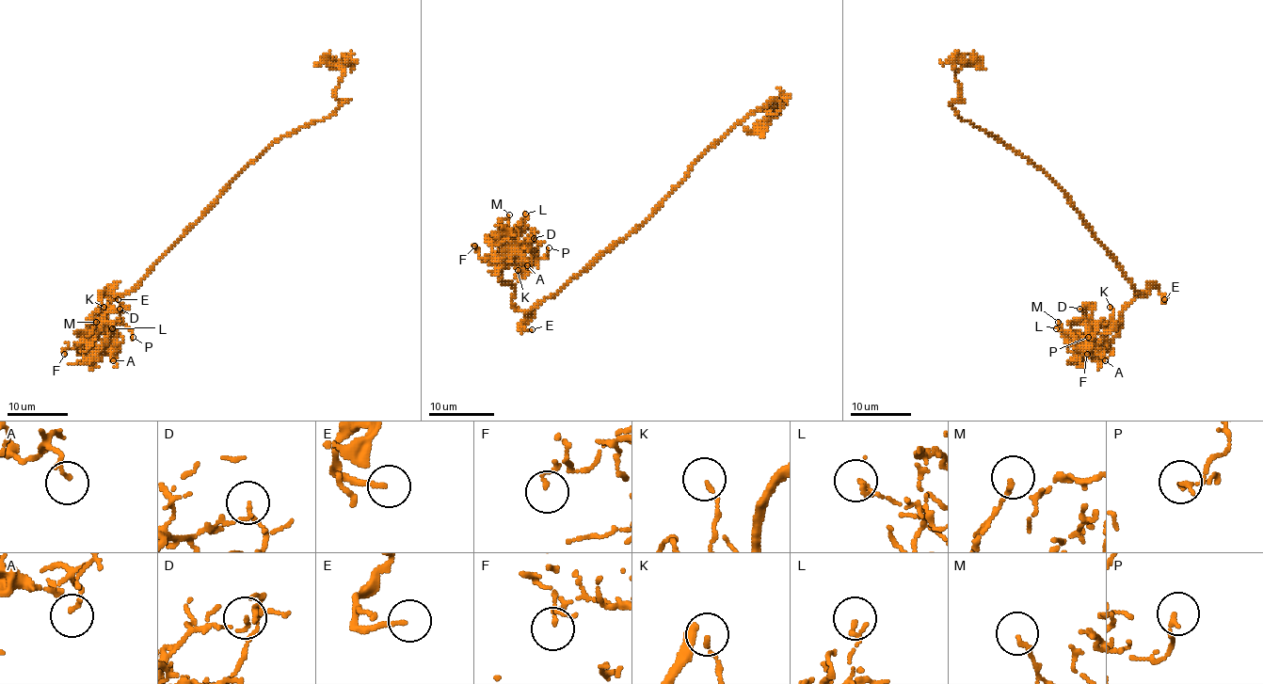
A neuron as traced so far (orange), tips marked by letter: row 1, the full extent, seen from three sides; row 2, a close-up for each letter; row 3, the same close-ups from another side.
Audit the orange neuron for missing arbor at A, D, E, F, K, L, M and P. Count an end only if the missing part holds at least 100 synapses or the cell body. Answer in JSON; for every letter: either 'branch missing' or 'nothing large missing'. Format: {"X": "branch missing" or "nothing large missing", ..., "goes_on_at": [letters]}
{"A": "nothing large missing", "D": "nothing large missing", "E": "branch missing", "F": "nothing large missing", "K": "nothing large missing", "L": "nothing large missing", "M": "nothing large missing", "P": "nothing large missing", "goes_on_at": ["E"]}

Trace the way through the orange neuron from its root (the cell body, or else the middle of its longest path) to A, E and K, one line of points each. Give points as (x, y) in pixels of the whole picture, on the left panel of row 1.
A: (207, 211), (135, 285), (122, 294), (100, 294), (101, 307), (87, 342), (95, 351), (112, 353), (113, 360)
E: (207, 211), (135, 285), (122, 294), (118, 294), (112, 287), (107, 290), (110, 297), (118, 299)
K: (207, 211), (135, 285), (122, 294), (100, 294), (101, 307), (88, 341), (107, 326), (103, 307)

